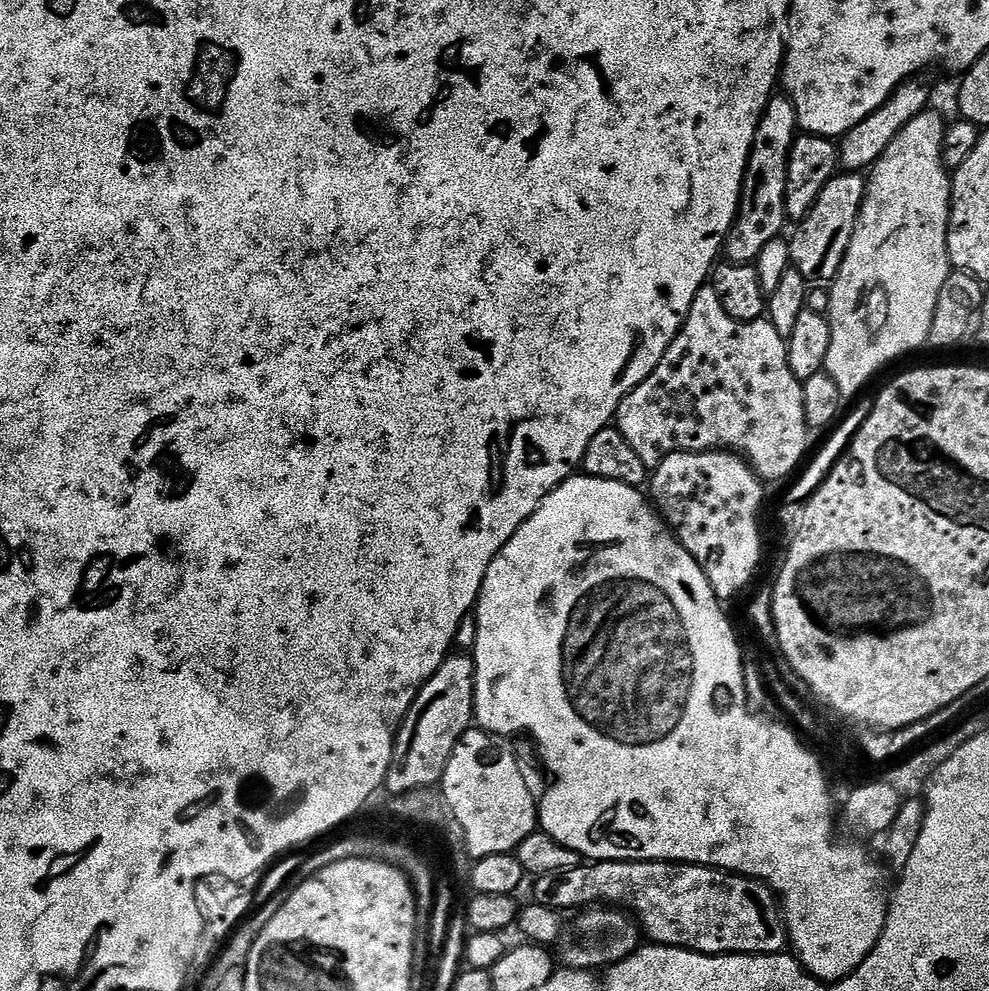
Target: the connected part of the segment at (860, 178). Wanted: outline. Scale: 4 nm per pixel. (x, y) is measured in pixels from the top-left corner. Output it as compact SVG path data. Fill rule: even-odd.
M844 172L833 176L830 182L826 182L804 219L795 225L796 233L790 236L790 264L804 275L805 281L831 282L838 274L856 225L856 215L864 201L865 183L865 177L858 172Z

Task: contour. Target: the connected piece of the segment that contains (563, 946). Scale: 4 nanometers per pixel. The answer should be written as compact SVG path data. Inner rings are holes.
M589 906L572 921L567 921L567 934L561 935L554 945L554 956L564 968L603 970L636 951L642 940L637 921L627 911L616 906ZM568 932L572 936L568 936ZM560 959L560 960L559 960Z

